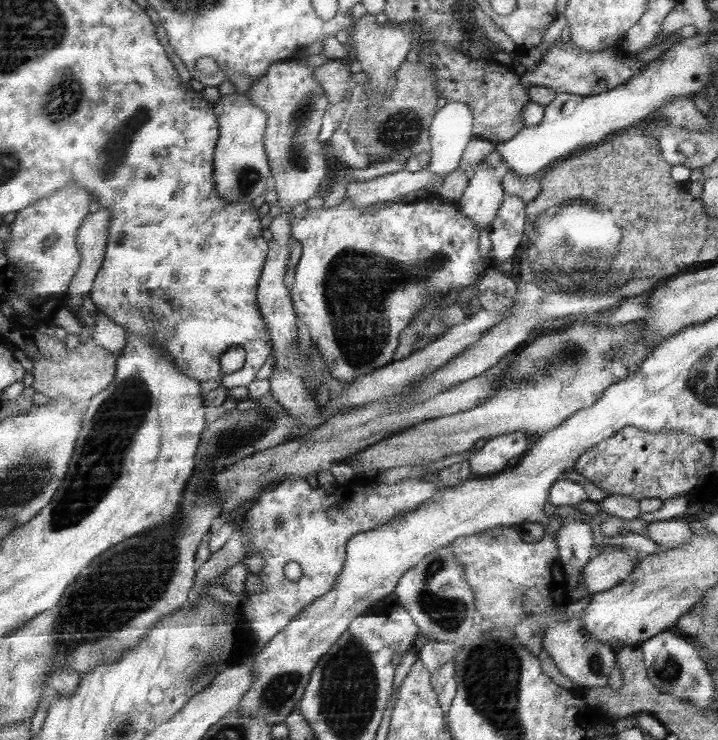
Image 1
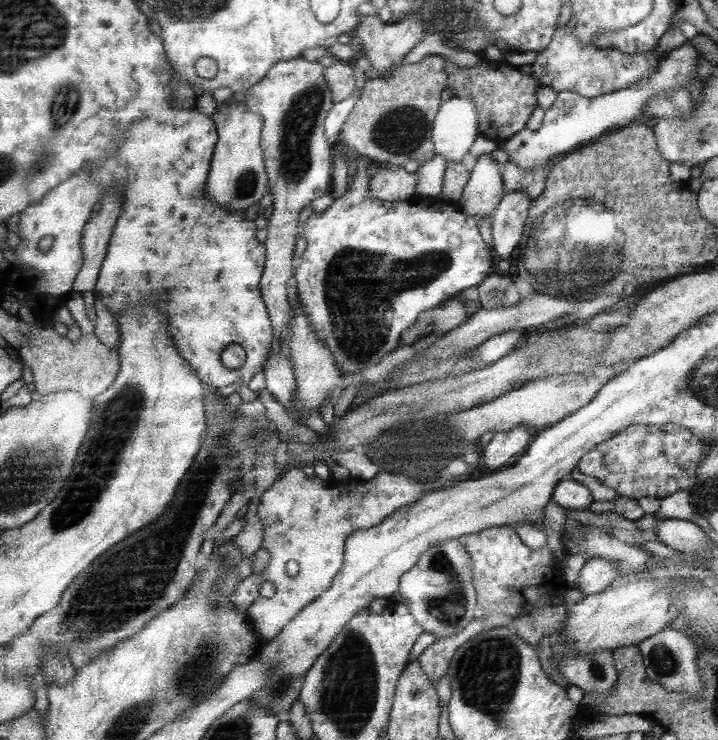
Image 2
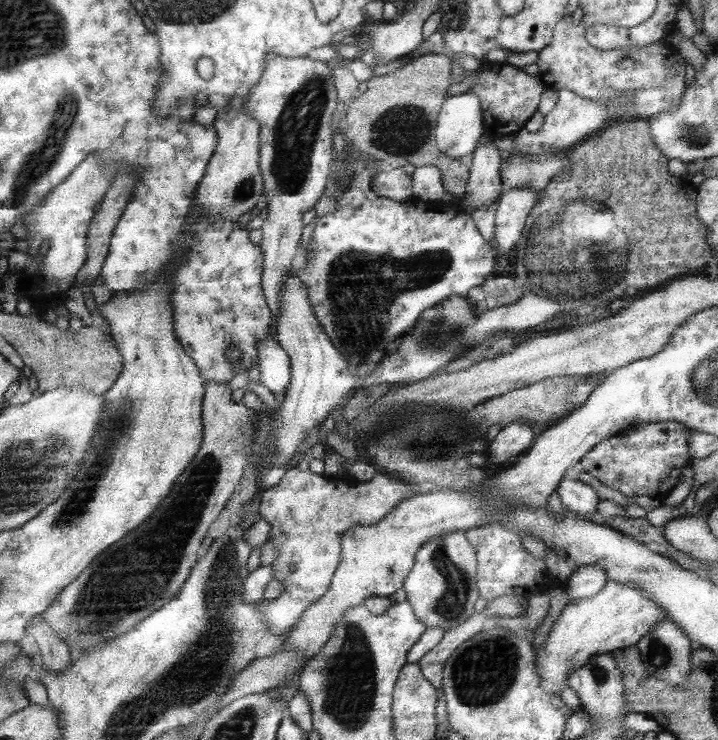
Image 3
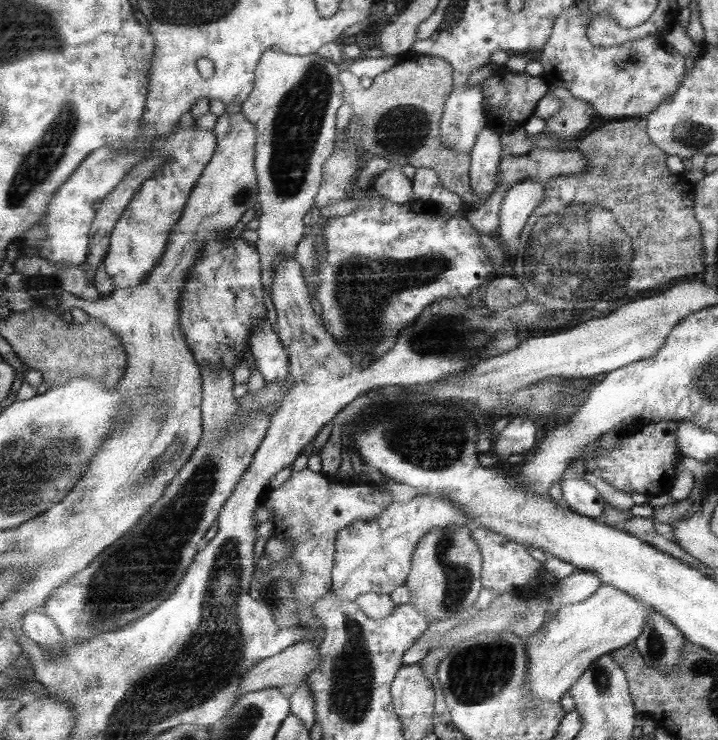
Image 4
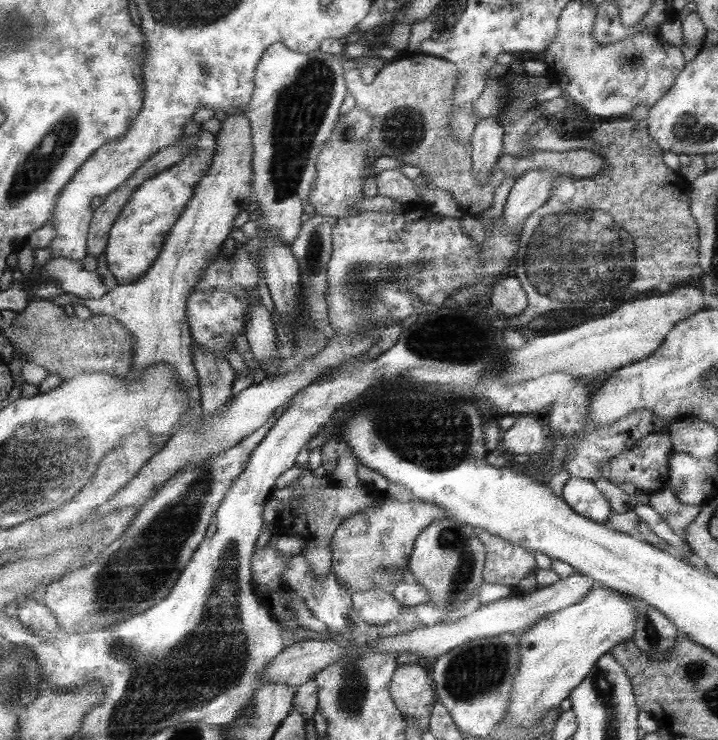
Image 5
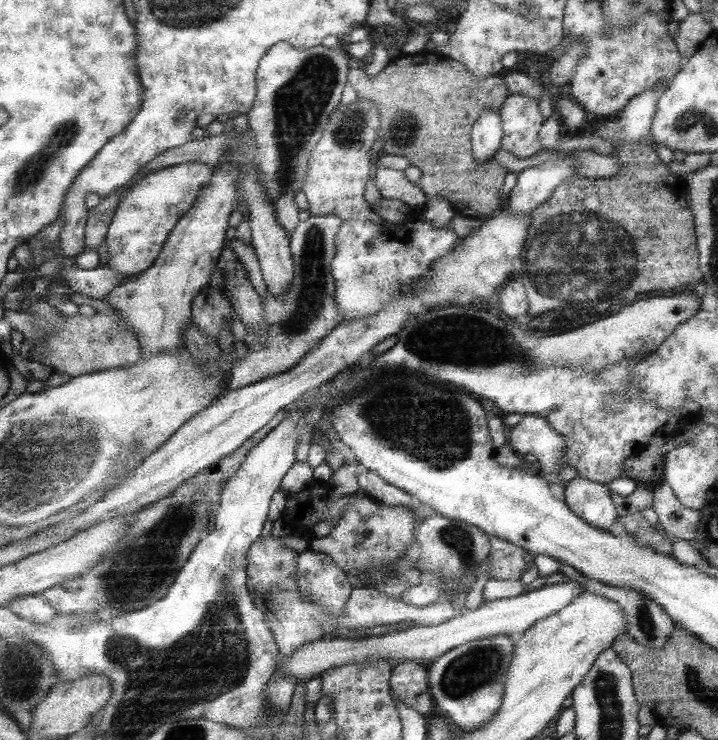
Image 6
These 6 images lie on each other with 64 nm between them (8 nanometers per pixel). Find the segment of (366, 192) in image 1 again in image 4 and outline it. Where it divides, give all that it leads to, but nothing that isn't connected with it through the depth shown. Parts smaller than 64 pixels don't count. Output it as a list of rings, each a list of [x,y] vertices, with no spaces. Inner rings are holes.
[[[397,168],[387,170],[385,174],[377,176],[377,180],[373,182],[373,190],[381,198],[391,200],[395,204],[409,204],[411,200],[415,200],[413,180],[403,176]]]

